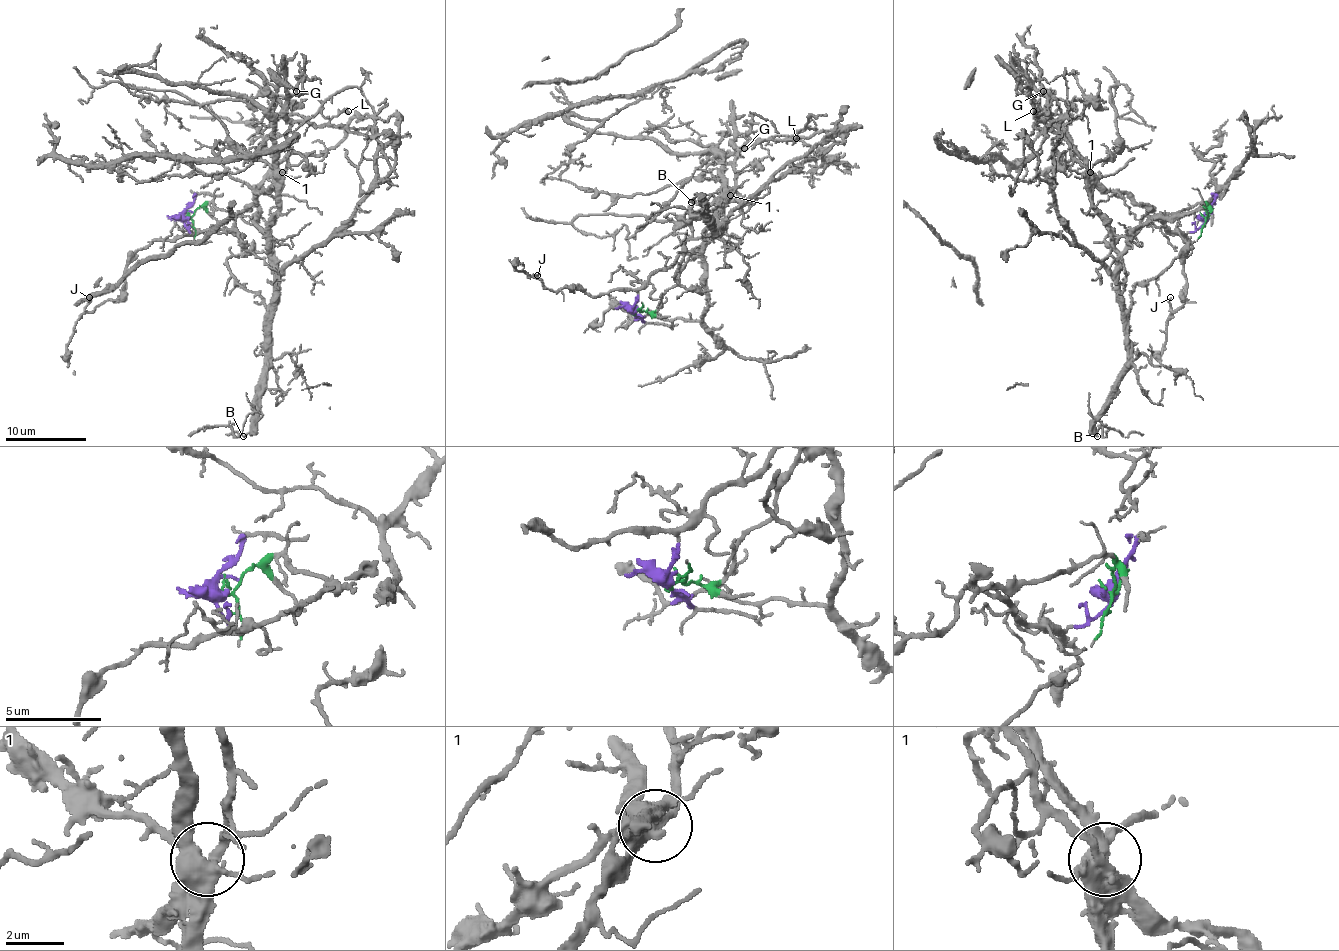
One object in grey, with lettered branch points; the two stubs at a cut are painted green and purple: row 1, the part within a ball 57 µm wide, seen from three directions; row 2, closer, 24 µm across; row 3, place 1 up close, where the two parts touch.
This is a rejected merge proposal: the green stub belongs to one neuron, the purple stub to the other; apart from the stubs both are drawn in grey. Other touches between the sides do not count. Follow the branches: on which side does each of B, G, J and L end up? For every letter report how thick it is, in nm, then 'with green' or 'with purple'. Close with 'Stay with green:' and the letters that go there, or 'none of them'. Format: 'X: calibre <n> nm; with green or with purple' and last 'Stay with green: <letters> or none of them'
B: calibre 70 nm; with green
G: calibre 120 nm; with purple
J: calibre 160 nm; with purple
L: calibre 190 nm; with purple
Stay with green: B

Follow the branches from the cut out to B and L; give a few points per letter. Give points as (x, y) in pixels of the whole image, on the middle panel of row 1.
B: (635, 313), (657, 309), (687, 257), (718, 232), (722, 222), (714, 232), (707, 210), (691, 202)
L: (633, 313), (639, 291), (651, 277), (697, 247), (730, 196), (736, 155), (774, 139), (797, 137)

